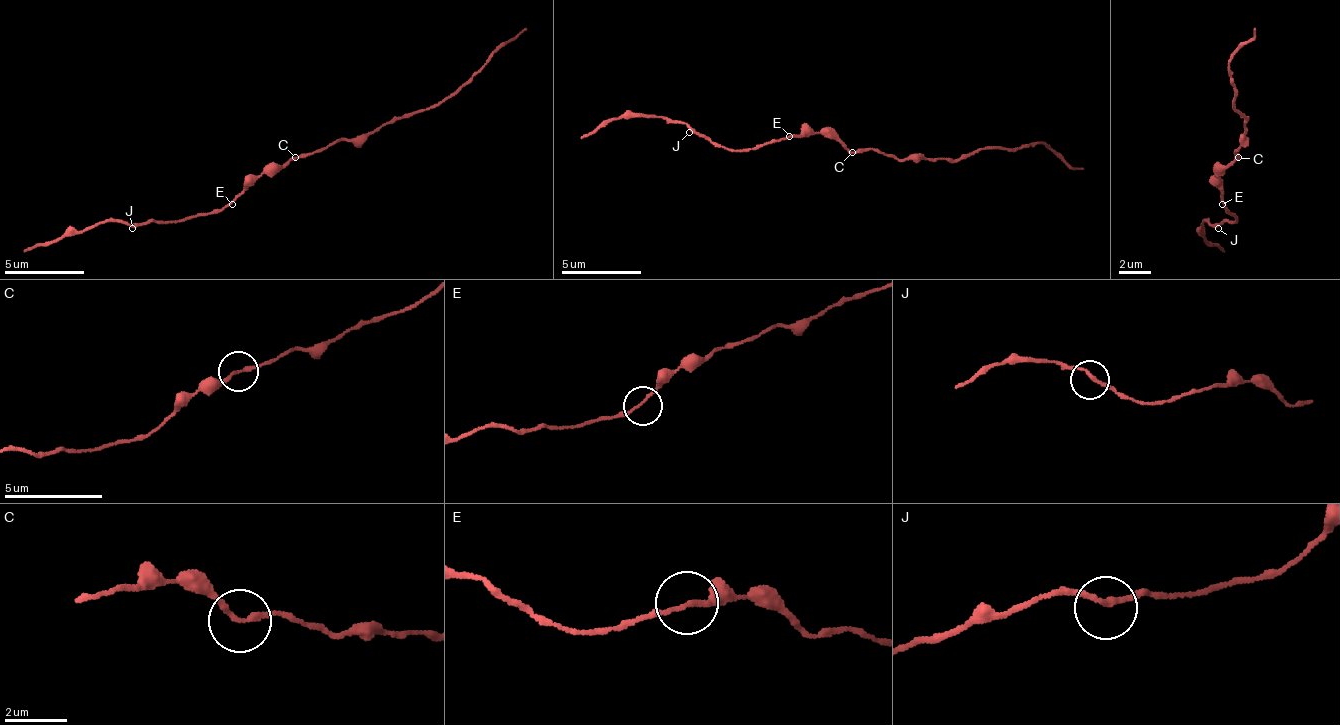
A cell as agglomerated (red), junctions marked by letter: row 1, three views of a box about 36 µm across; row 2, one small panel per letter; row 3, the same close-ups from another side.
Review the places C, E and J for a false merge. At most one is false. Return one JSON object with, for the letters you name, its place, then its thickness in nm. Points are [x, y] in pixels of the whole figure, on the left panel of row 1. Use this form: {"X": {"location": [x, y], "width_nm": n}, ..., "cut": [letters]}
{"cut": []}

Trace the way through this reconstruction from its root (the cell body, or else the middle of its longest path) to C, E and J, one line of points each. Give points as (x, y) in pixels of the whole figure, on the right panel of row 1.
C: (1226, 168), (1237, 156)
E: (1226, 168), (1218, 176), (1222, 204)
J: (1226, 168), (1218, 176), (1218, 188), (1226, 208), (1237, 220), (1226, 220), (1218, 228)

